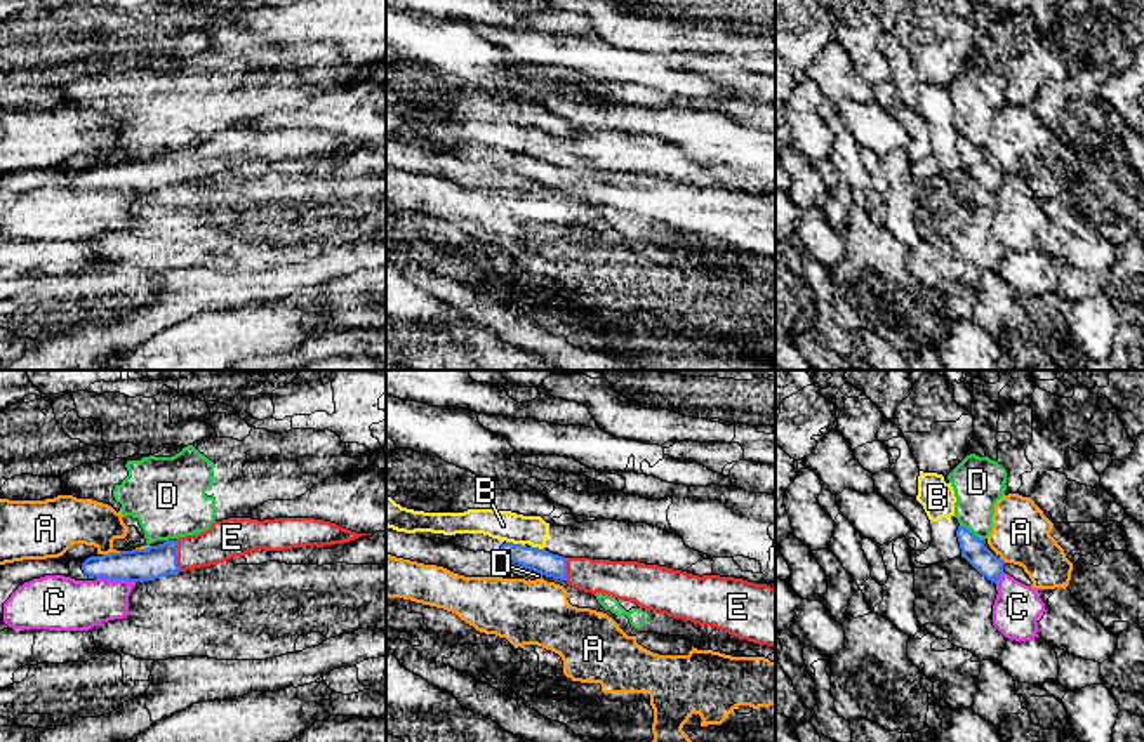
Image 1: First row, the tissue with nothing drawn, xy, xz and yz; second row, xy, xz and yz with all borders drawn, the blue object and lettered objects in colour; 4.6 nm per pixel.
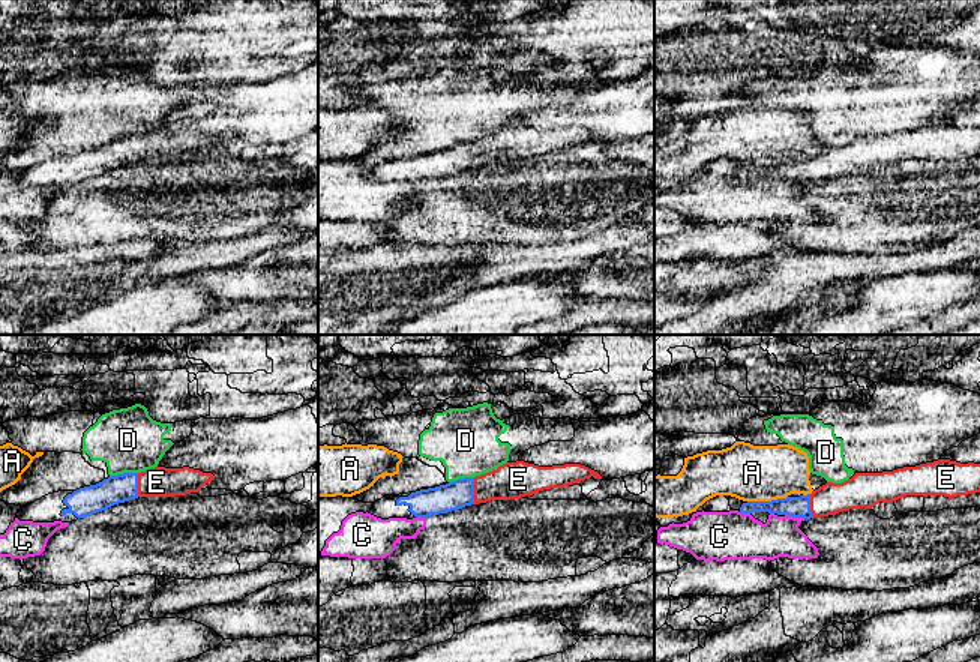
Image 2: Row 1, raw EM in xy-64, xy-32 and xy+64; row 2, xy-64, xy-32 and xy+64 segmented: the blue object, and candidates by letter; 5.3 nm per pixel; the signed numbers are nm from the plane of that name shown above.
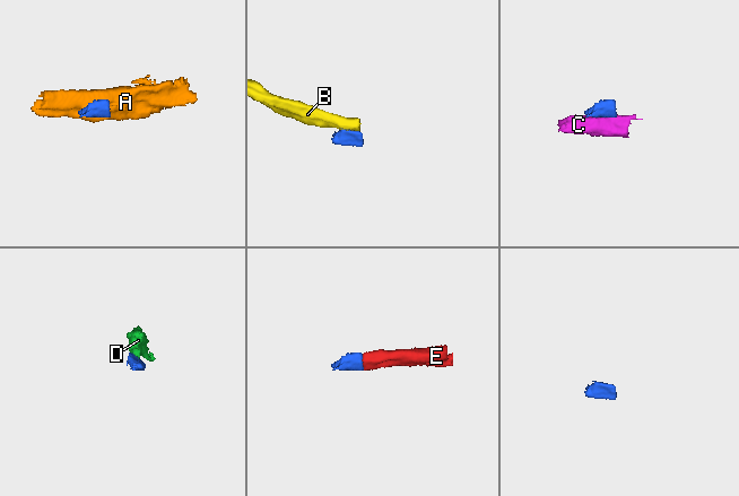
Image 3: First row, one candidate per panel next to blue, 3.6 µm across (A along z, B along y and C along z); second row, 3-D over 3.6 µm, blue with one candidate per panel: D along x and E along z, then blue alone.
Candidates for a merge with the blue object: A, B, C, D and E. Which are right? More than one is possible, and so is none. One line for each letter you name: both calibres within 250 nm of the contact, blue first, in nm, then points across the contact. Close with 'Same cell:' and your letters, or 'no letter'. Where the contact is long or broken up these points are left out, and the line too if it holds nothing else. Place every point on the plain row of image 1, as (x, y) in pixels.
E: calibres 160 and 180 nm
Same cell: E

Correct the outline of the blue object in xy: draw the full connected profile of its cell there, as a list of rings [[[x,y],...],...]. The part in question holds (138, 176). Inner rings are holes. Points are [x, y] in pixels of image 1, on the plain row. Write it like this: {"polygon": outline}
{"polygon": [[[228,129],[214,132],[209,141],[165,151],[146,160],[96,165],[71,170],[70,188],[75,191],[144,193],[177,182],[224,174],[256,160],[283,162],[304,156],[332,156],[367,144],[346,141],[315,129],[250,130]]]}

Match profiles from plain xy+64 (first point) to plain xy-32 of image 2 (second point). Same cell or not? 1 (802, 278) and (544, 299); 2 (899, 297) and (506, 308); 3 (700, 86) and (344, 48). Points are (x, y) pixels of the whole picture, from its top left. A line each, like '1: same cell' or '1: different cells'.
1: different cells
2: same cell
3: same cell

